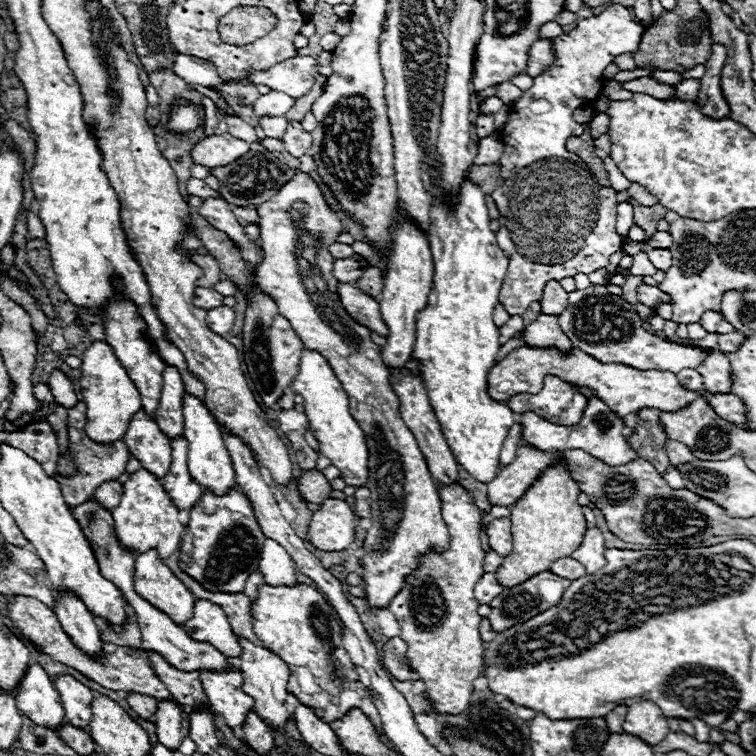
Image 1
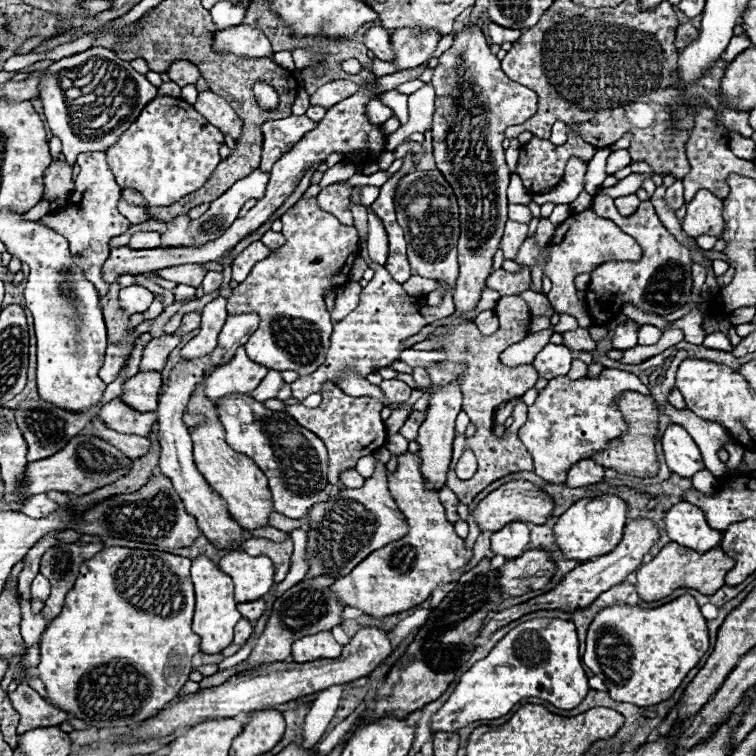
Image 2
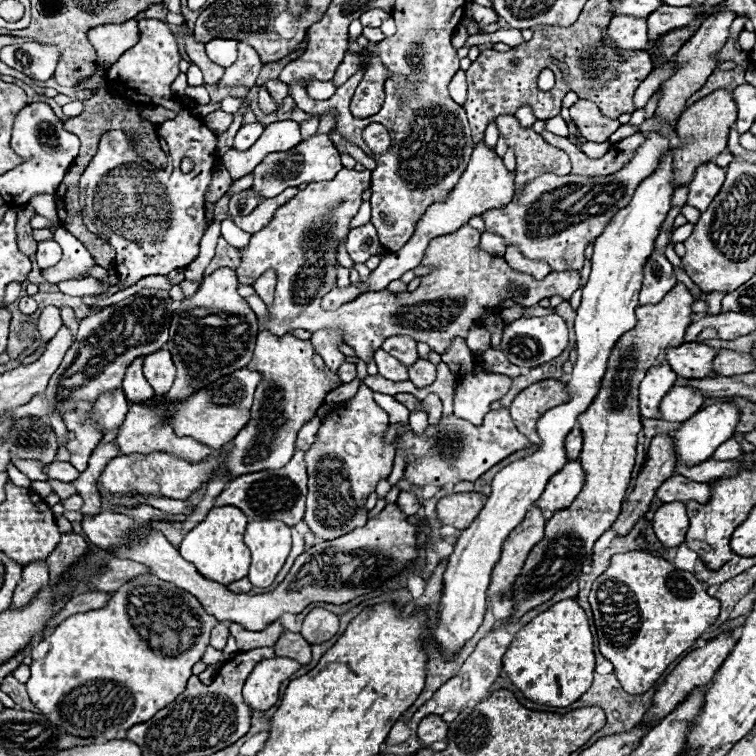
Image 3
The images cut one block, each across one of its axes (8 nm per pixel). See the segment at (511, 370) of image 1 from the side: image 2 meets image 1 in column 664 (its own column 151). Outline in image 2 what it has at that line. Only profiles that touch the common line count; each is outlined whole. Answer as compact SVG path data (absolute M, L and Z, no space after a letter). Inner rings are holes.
M138 372L122 386L120 400L130 404L136 412L150 412L158 406L158 388L162 384L160 372Z

